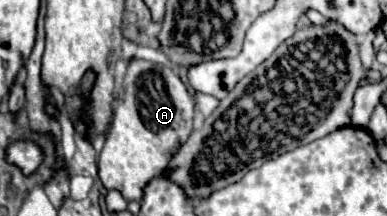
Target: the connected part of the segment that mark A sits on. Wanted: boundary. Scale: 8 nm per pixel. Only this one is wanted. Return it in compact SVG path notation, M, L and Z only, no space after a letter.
M131 60L127 66L127 74L123 84L117 92L117 106L113 124L107 136L107 142L99 154L99 178L107 190L119 190L125 200L141 200L143 186L153 178L161 176L167 168L173 154L187 142L193 130L193 116L195 116L195 102L187 92L185 84L173 74L169 66L153 64L147 60Z

